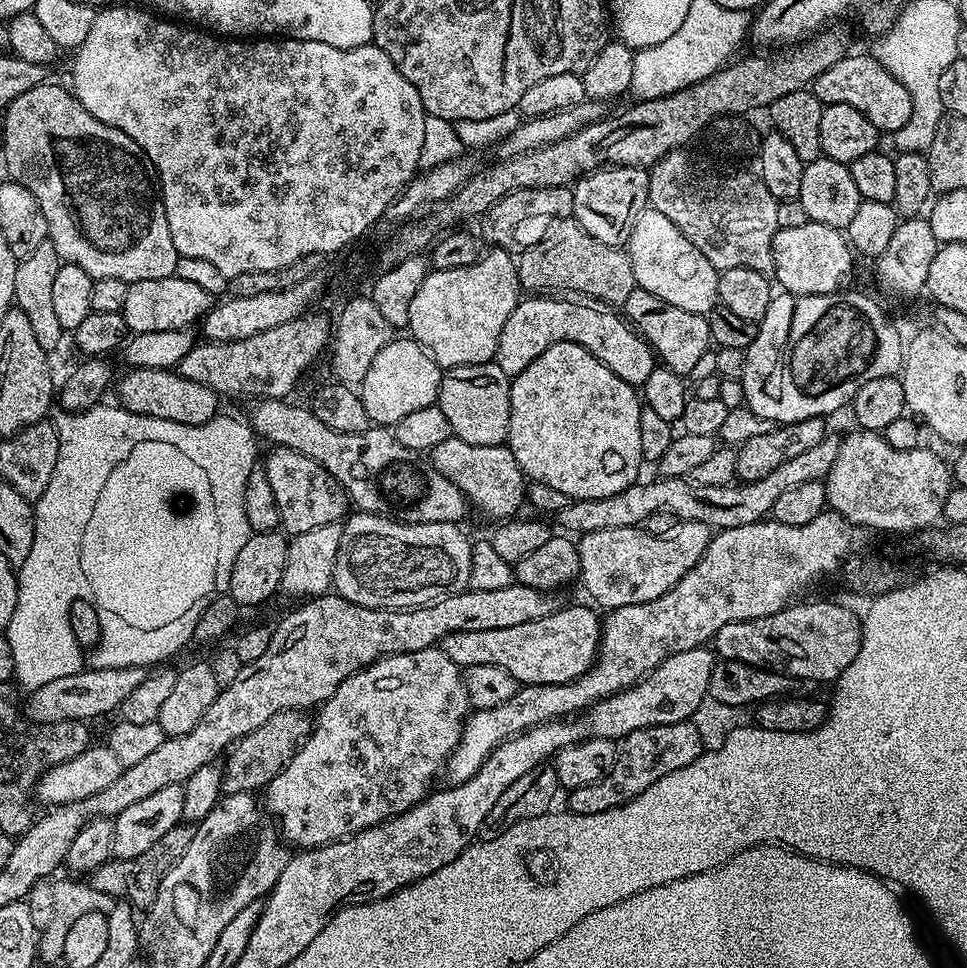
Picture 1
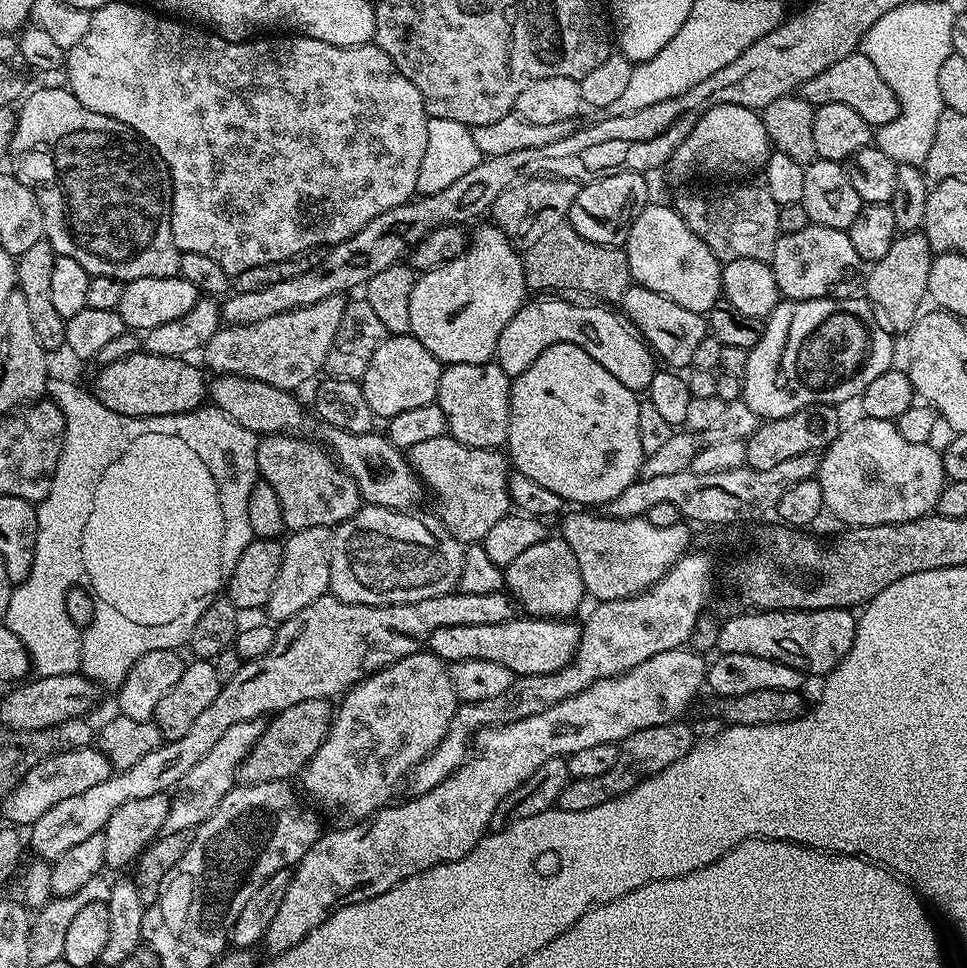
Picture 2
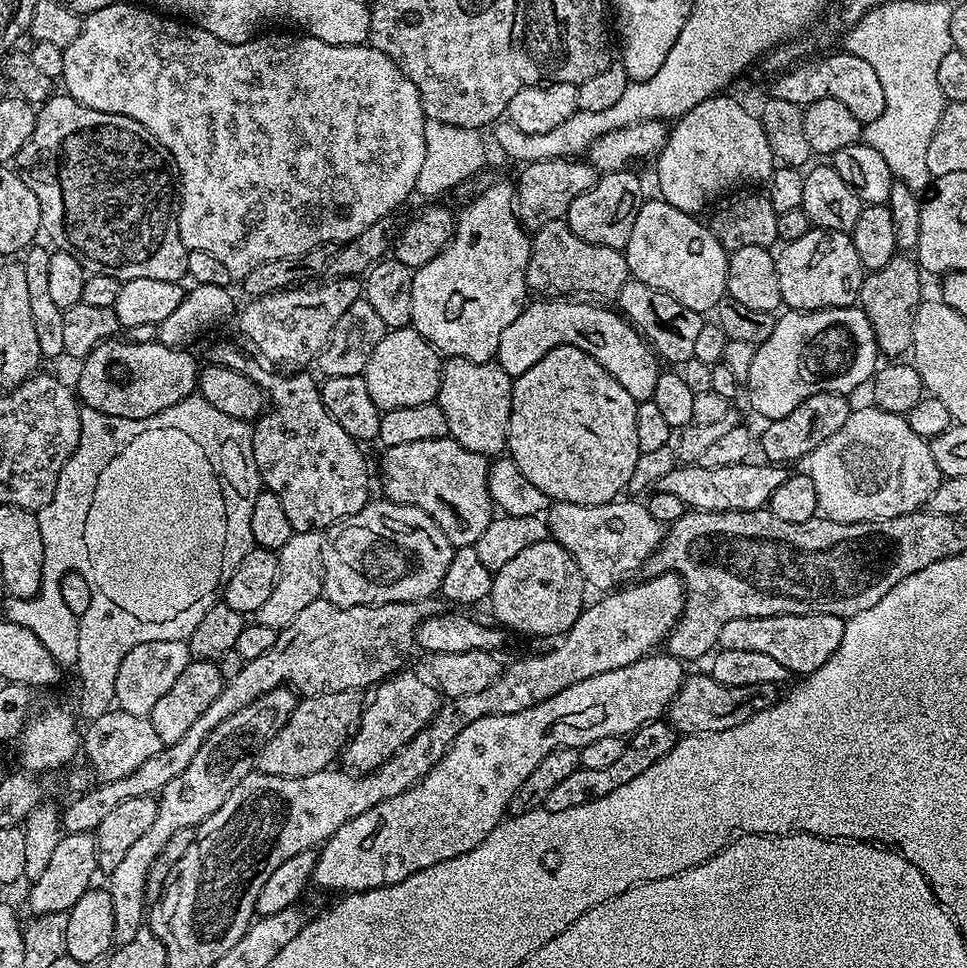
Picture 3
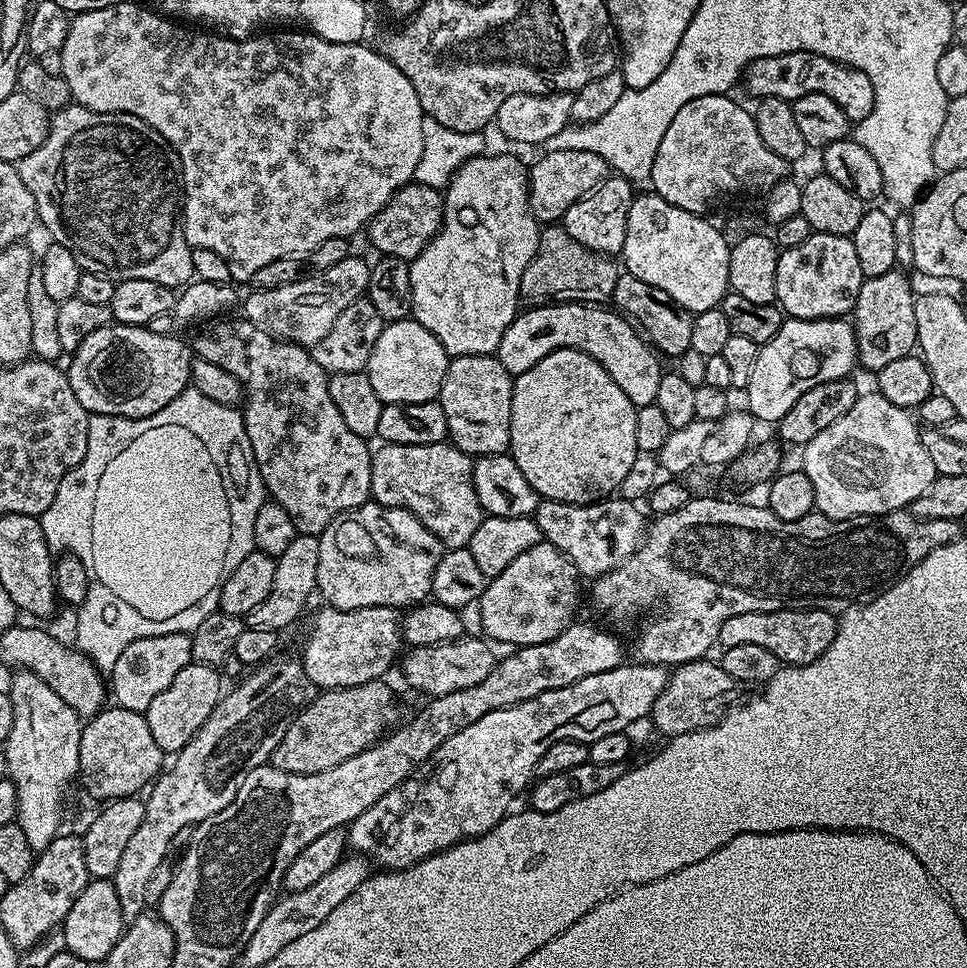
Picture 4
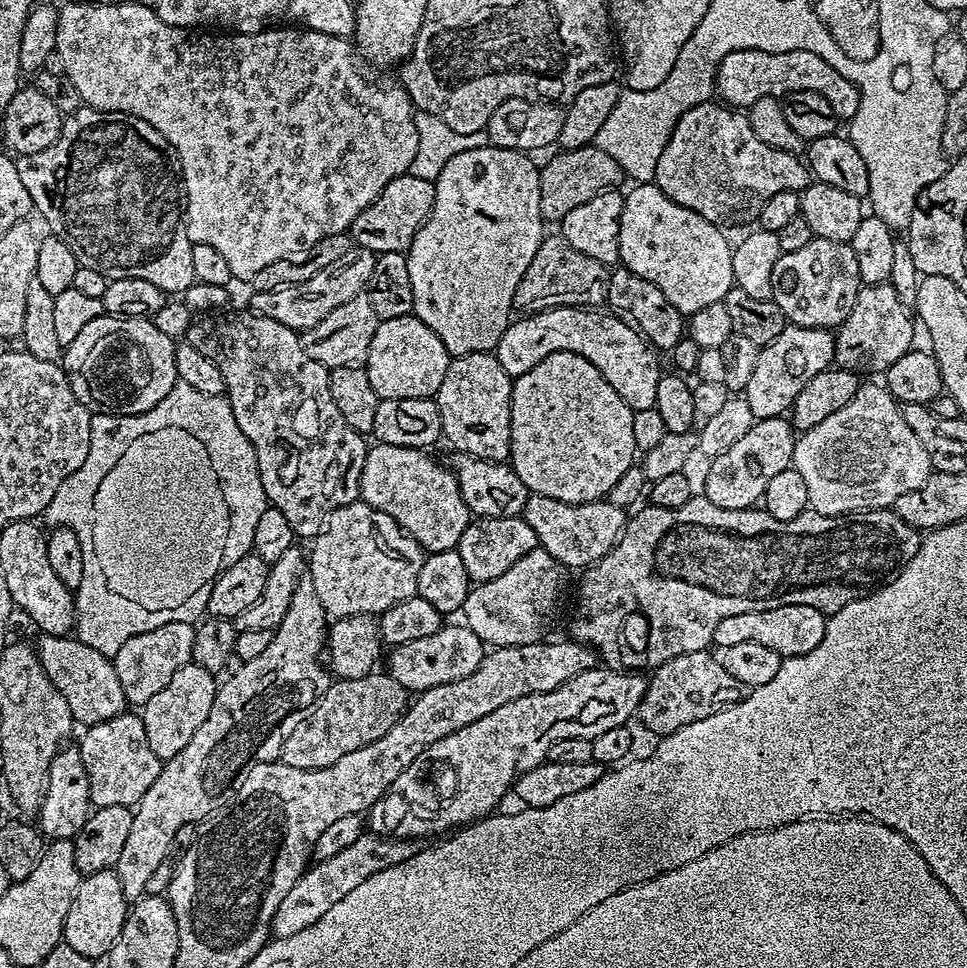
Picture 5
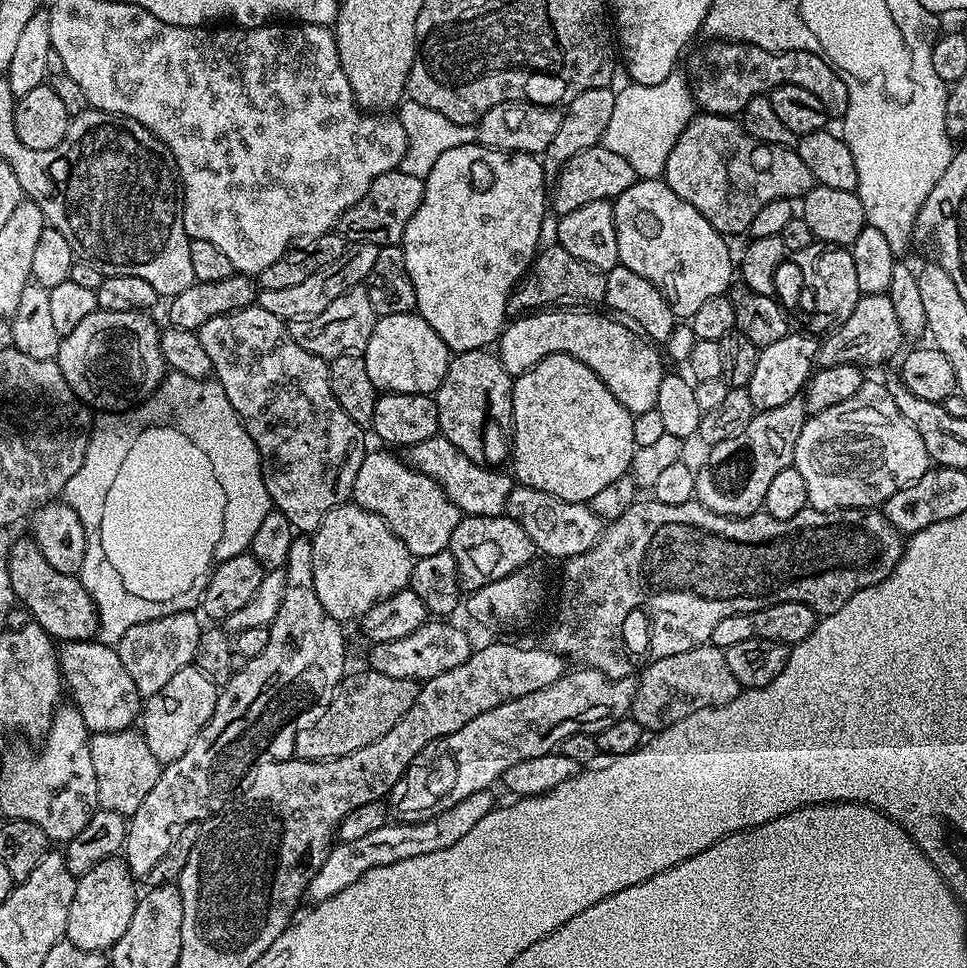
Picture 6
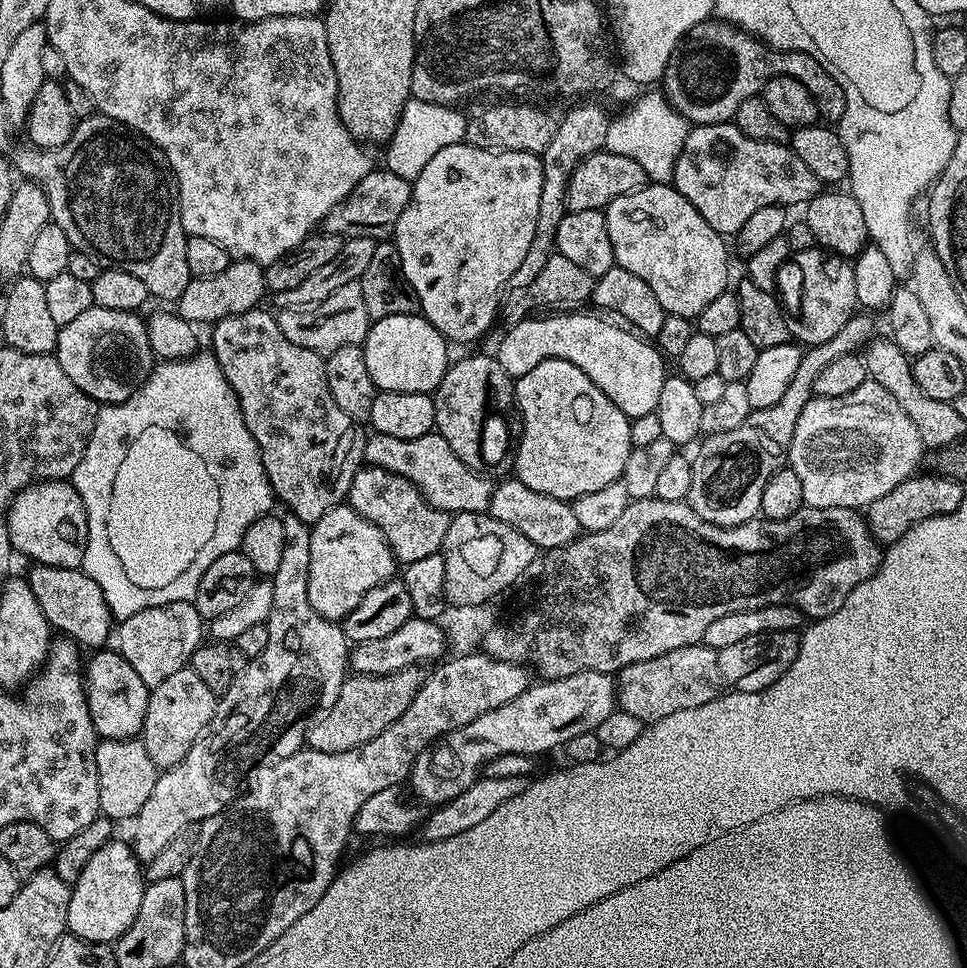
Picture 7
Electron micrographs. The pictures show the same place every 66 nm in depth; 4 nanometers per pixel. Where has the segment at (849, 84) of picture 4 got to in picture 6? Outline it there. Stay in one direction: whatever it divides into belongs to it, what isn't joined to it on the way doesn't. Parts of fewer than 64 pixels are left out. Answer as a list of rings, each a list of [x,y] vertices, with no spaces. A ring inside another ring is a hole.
[[[712,42],[709,45],[696,64],[696,80],[694,76],[690,84],[697,109],[714,115],[735,117],[743,113],[750,98],[773,92],[783,84],[793,84],[806,86],[810,94],[816,95],[822,106],[826,106],[829,118],[842,118],[846,114],[846,106],[850,102],[846,82],[842,82],[842,78],[838,78],[838,74],[825,60],[818,58],[818,54],[771,52],[762,50],[762,46],[739,42]]]

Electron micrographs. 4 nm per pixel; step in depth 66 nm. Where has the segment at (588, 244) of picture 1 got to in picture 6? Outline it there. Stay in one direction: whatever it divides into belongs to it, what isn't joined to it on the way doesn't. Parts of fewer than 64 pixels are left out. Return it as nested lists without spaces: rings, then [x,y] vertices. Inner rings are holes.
[[[558,246],[539,249],[523,280],[508,300],[508,316],[519,318],[537,310],[592,310],[604,304],[606,275],[591,268],[586,262],[578,262],[571,254]]]

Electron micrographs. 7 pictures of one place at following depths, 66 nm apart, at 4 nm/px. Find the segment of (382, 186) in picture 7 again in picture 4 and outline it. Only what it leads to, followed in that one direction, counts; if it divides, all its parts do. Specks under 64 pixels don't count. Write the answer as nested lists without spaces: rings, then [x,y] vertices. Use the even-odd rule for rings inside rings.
[[[417,182],[402,186],[374,214],[374,218],[366,225],[368,240],[377,248],[377,253],[394,258],[412,261],[422,254],[422,250],[438,234],[444,221],[444,198],[439,188],[431,188]]]

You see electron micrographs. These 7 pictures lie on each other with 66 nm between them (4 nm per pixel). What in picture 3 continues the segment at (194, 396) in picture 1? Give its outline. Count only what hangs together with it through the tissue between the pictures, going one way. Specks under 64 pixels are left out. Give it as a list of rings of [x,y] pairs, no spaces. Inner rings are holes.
[[[113,338],[102,342],[79,365],[80,377],[74,383],[83,407],[118,418],[141,420],[150,418],[198,388],[198,363],[184,348],[171,348],[156,340],[132,342]]]

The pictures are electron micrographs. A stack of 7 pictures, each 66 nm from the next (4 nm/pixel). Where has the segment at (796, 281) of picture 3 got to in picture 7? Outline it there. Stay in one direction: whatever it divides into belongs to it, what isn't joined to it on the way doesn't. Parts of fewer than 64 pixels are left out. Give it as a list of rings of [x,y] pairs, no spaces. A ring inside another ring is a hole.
[[[811,248],[805,252],[795,253],[794,260],[800,267],[800,337],[804,346],[830,342],[842,326],[857,311],[854,290],[854,270],[852,264],[843,256],[834,252]]]

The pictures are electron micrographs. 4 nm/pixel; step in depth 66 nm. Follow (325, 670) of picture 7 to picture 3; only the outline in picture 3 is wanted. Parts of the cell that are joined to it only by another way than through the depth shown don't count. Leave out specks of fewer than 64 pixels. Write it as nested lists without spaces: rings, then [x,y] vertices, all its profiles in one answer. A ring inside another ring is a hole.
[[[288,686],[263,692],[257,700],[242,706],[242,710],[230,714],[224,722],[218,722],[202,746],[198,746],[198,752],[194,758],[190,758],[186,770],[182,770],[178,778],[170,778],[170,782],[166,782],[156,800],[154,824],[147,828],[142,838],[138,838],[138,842],[134,842],[134,846],[130,846],[122,862],[106,876],[106,890],[110,894],[110,902],[114,902],[113,945],[130,942],[130,938],[134,938],[134,934],[145,927],[144,891],[147,875],[166,842],[178,830],[186,827],[195,829],[197,824],[210,818],[210,814],[214,814],[214,810],[218,810],[226,798],[230,798],[230,790],[234,790],[234,786],[238,786],[238,782],[242,782],[242,778],[246,778],[255,769],[256,755],[262,746],[266,746],[266,742],[270,742],[270,738],[274,738],[274,734],[278,734],[278,730],[282,730],[297,703],[297,693]]]

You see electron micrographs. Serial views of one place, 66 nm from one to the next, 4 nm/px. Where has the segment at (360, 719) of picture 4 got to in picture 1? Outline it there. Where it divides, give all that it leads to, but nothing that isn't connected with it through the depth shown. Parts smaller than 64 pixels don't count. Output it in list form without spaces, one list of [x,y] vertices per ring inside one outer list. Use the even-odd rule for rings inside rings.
[[[295,708],[282,710],[266,718],[266,722],[258,726],[258,730],[250,730],[250,734],[236,741],[223,757],[223,791],[233,796],[239,792],[256,794],[267,788],[268,783],[286,767],[290,758],[294,758],[296,751],[304,745],[304,739],[312,733],[313,723],[313,717],[307,711]]]

